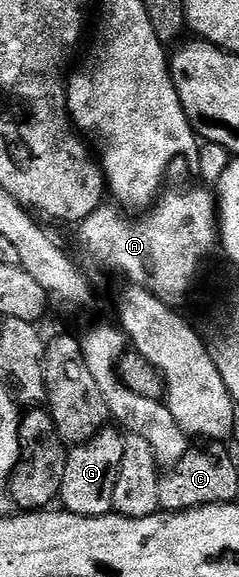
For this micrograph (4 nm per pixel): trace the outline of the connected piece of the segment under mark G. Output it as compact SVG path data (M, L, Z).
M113 427L103 428L88 442L75 444L67 451L60 497L65 511L77 516L108 516L114 512L112 490L116 490L116 474L120 474L120 462L124 462L126 436Z

